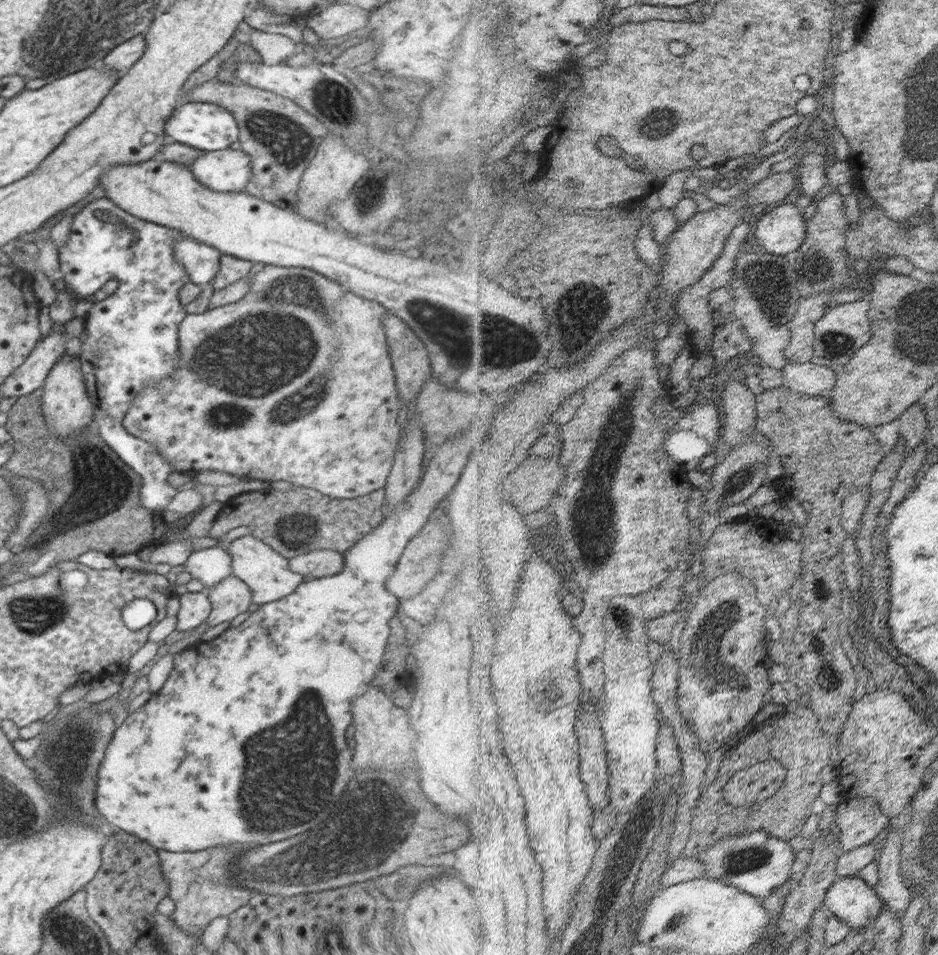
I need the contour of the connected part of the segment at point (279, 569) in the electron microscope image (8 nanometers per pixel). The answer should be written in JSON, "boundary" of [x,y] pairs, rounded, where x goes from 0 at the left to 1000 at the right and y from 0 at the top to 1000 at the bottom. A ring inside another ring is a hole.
{"boundary":[[[270,559],[248,565],[244,570],[243,577],[246,580],[248,601],[267,615],[269,628],[273,632],[280,634],[299,628],[311,622],[316,615],[325,608],[325,603],[316,601],[308,594],[308,585]]]}

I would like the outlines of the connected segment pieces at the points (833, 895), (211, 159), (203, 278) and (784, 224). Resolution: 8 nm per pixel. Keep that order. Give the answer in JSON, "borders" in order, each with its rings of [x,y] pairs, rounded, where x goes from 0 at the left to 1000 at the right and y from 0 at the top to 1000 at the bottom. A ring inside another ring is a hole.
{"borders":[[[[915,916],[896,917],[883,934],[880,948],[910,974],[931,971],[943,951],[934,930]]],[[[258,156],[217,158],[201,176],[209,187],[230,201],[261,201],[269,184],[267,166]]],[[[194,249],[186,255],[187,271],[191,273],[207,297],[221,298],[235,281],[235,264],[221,255]]],[[[844,208],[827,215],[805,232],[806,247],[821,265],[849,266],[860,250],[862,231],[856,219]]]]}

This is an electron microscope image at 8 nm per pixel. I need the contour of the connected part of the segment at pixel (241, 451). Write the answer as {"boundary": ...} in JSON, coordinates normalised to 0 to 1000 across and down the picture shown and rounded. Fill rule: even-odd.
{"boundary":[[[277,277],[277,279],[276,279],[276,283],[275,283],[275,284],[273,284],[273,285],[272,285],[272,286],[271,286],[271,287],[270,287],[270,289],[269,289],[269,292],[267,292],[267,293],[265,293],[265,295],[268,295],[268,298],[267,298],[267,299],[265,299],[265,305],[264,305],[264,306],[263,306],[263,307],[262,307],[262,308],[261,308],[261,311],[260,311],[260,312],[259,312],[259,313],[256,313],[256,314],[253,314],[253,315],[252,315],[252,316],[251,316],[251,317],[242,317],[242,318],[241,318],[241,319],[239,319],[239,320],[235,320],[235,321],[229,321],[229,320],[227,320],[227,321],[226,321],[226,323],[224,323],[224,324],[223,324],[223,325],[222,325],[222,326],[220,326],[220,327],[219,327],[219,328],[215,328],[215,329],[213,329],[213,328],[209,328],[209,329],[203,329],[203,328],[199,328],[199,330],[198,330],[198,331],[197,331],[197,332],[196,332],[196,335],[194,335],[194,337],[193,337],[193,338],[192,338],[192,339],[191,339],[191,346],[190,346],[190,348],[191,348],[191,350],[190,350],[190,352],[191,352],[191,360],[192,360],[192,375],[190,375],[190,385],[188,385],[188,392],[183,392],[183,394],[181,394],[181,396],[179,396],[179,398],[173,398],[173,400],[170,400],[170,401],[168,401],[168,404],[167,404],[167,405],[165,405],[165,404],[158,404],[158,405],[154,405],[154,406],[152,406],[152,409],[149,409],[149,410],[148,410],[148,413],[149,413],[149,415],[145,415],[145,419],[143,419],[143,421],[141,421],[141,427],[139,427],[139,428],[138,428],[138,429],[136,429],[136,434],[134,434],[134,436],[132,436],[132,440],[131,440],[131,445],[132,445],[132,448],[133,448],[133,449],[134,449],[134,450],[135,450],[135,451],[136,451],[136,452],[138,452],[138,453],[141,453],[141,454],[142,454],[142,455],[143,455],[143,457],[146,457],[146,458],[149,458],[149,459],[150,459],[150,460],[151,460],[151,461],[155,461],[155,462],[156,462],[156,463],[159,463],[159,464],[160,464],[160,465],[163,465],[163,466],[164,466],[164,467],[165,467],[165,468],[166,468],[166,469],[167,469],[167,470],[168,470],[168,471],[170,471],[170,474],[171,474],[171,475],[172,475],[172,476],[173,476],[173,477],[174,477],[174,481],[175,481],[175,482],[176,482],[176,483],[177,483],[177,484],[178,484],[178,485],[179,485],[179,486],[181,486],[181,488],[182,488],[182,489],[183,489],[183,490],[184,490],[184,492],[186,492],[186,493],[190,493],[190,494],[191,494],[191,495],[194,495],[194,496],[208,496],[208,497],[210,497],[210,495],[211,495],[211,494],[212,494],[212,493],[213,493],[213,492],[224,492],[224,493],[225,493],[225,494],[226,494],[226,495],[230,495],[230,496],[243,496],[243,497],[251,497],[251,498],[267,498],[267,501],[277,501],[277,503],[288,503],[288,505],[286,505],[286,507],[291,507],[291,506],[292,506],[292,505],[293,505],[293,504],[294,504],[294,503],[307,503],[307,506],[309,506],[309,507],[313,507],[313,508],[318,508],[318,509],[319,509],[319,510],[321,510],[321,511],[330,511],[330,512],[335,512],[335,513],[337,513],[337,514],[340,514],[340,515],[341,515],[341,517],[343,517],[343,519],[345,519],[345,525],[344,525],[344,526],[342,526],[342,527],[341,527],[341,528],[340,528],[340,531],[341,531],[341,532],[343,532],[343,533],[349,533],[349,530],[350,530],[350,524],[352,524],[352,521],[354,521],[354,523],[355,523],[355,521],[356,521],[356,524],[376,524],[376,531],[372,531],[372,533],[373,533],[373,532],[375,532],[375,533],[376,533],[376,534],[377,534],[377,536],[381,536],[381,537],[383,537],[383,538],[384,538],[384,537],[385,537],[385,530],[384,530],[384,529],[383,529],[383,528],[382,528],[382,527],[381,527],[381,526],[380,526],[380,523],[381,523],[381,521],[384,521],[384,520],[385,520],[385,519],[392,519],[392,516],[396,516],[396,515],[397,515],[397,514],[401,514],[401,513],[404,513],[404,512],[410,512],[410,506],[412,506],[412,503],[413,503],[413,499],[414,499],[414,496],[415,496],[415,495],[416,495],[416,494],[417,494],[417,489],[418,489],[418,488],[419,488],[419,481],[420,481],[420,480],[421,480],[421,473],[420,473],[420,472],[421,472],[421,470],[422,470],[422,466],[423,466],[423,464],[422,464],[422,463],[423,463],[423,462],[424,462],[424,461],[425,461],[425,460],[426,460],[426,459],[428,459],[428,458],[426,458],[426,453],[428,453],[428,448],[426,448],[426,447],[425,447],[425,446],[424,446],[424,431],[425,431],[425,430],[426,430],[426,428],[428,428],[428,423],[426,423],[426,419],[425,419],[425,416],[424,416],[424,412],[425,412],[425,410],[424,410],[424,407],[423,407],[423,403],[422,403],[422,394],[421,394],[421,391],[420,391],[420,387],[419,387],[419,382],[418,382],[418,379],[417,379],[417,374],[416,374],[416,373],[415,373],[415,366],[414,366],[414,359],[413,359],[413,352],[412,352],[412,350],[410,350],[410,348],[409,348],[409,346],[410,346],[410,343],[409,343],[409,342],[408,342],[408,335],[409,335],[409,334],[410,334],[410,330],[414,330],[414,327],[415,327],[415,325],[414,325],[414,324],[413,324],[413,323],[410,323],[410,321],[409,321],[409,320],[408,320],[408,319],[406,319],[406,318],[405,318],[405,317],[403,317],[403,316],[401,316],[401,315],[398,315],[398,314],[394,314],[394,313],[390,313],[390,312],[389,312],[389,309],[381,309],[381,308],[380,308],[380,306],[377,306],[377,305],[375,305],[375,304],[374,304],[374,303],[373,303],[373,302],[372,302],[372,301],[371,301],[371,297],[368,297],[368,296],[367,296],[367,297],[362,297],[362,295],[358,295],[358,294],[355,294],[355,293],[354,293],[354,292],[350,292],[350,291],[348,291],[348,290],[346,290],[346,289],[345,289],[345,288],[339,288],[339,287],[338,287],[338,285],[335,285],[335,284],[330,284],[330,283],[329,283],[329,281],[322,281],[322,280],[311,280],[311,281],[305,281],[305,280],[300,280],[300,279],[292,279],[292,277]]]}

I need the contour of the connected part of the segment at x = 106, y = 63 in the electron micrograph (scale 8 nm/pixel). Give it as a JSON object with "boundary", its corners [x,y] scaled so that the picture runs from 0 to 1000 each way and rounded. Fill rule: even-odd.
{"boundary":[[[146,36],[141,42],[130,43],[109,60],[109,71],[134,75],[155,55],[155,38]]]}

